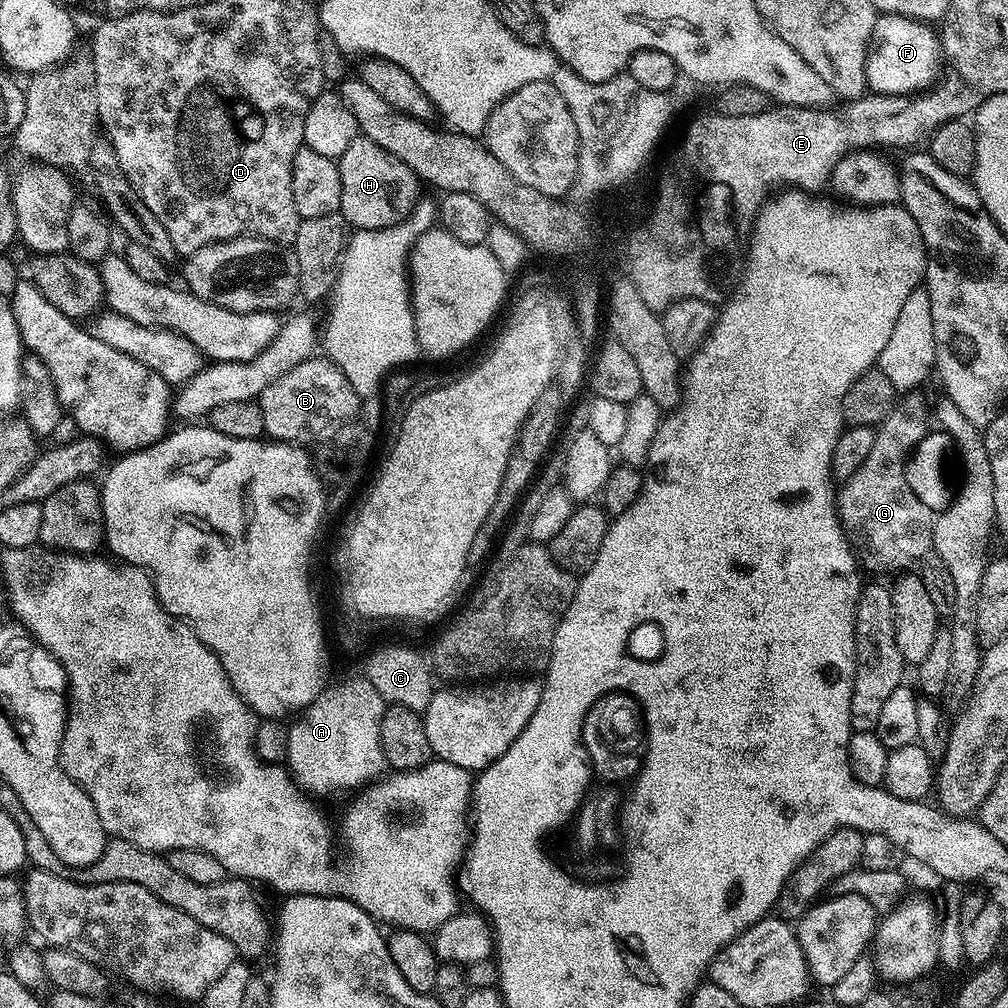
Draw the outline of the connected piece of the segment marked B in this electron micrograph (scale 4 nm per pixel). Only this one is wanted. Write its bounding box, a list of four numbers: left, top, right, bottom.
[258,358,362,446]

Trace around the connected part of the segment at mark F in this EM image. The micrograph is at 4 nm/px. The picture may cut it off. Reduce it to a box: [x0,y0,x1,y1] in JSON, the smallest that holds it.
[869,15,942,96]

